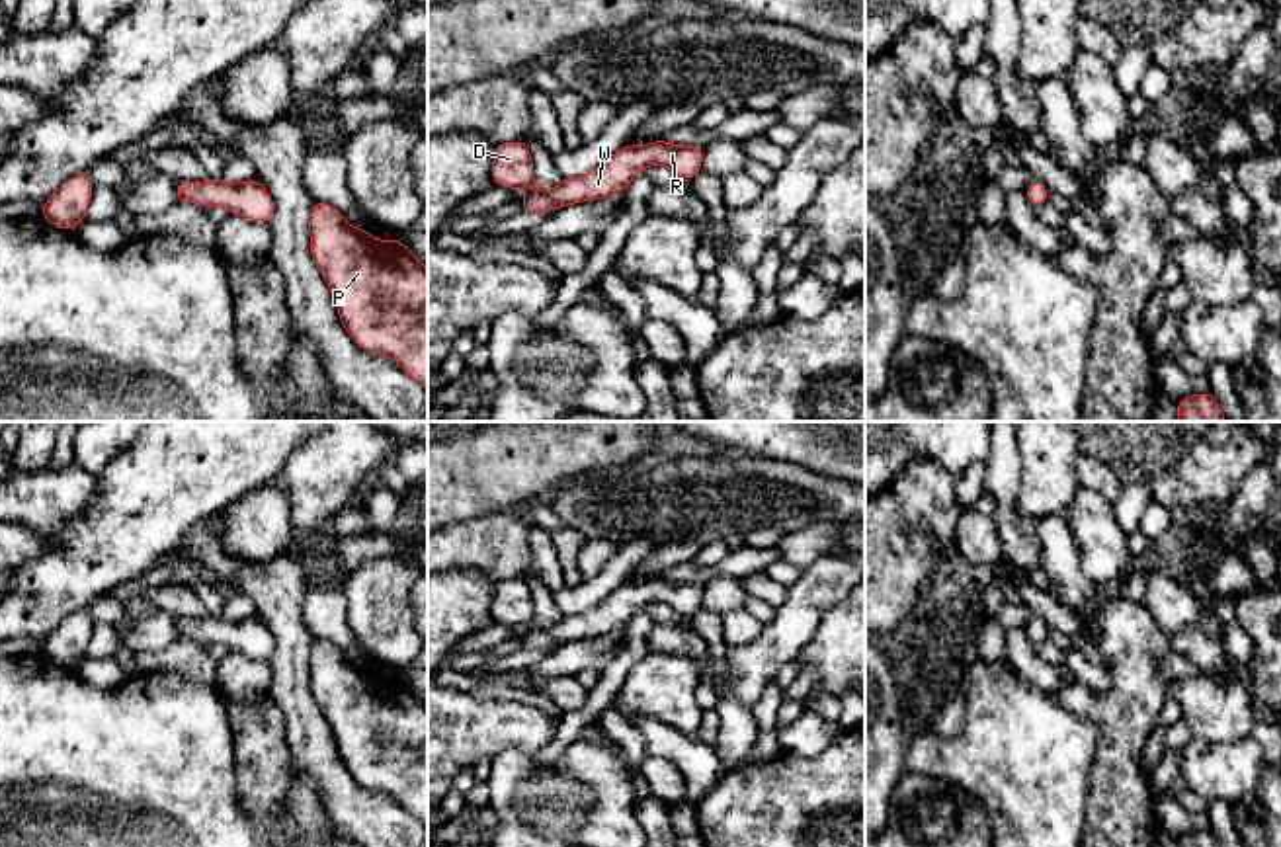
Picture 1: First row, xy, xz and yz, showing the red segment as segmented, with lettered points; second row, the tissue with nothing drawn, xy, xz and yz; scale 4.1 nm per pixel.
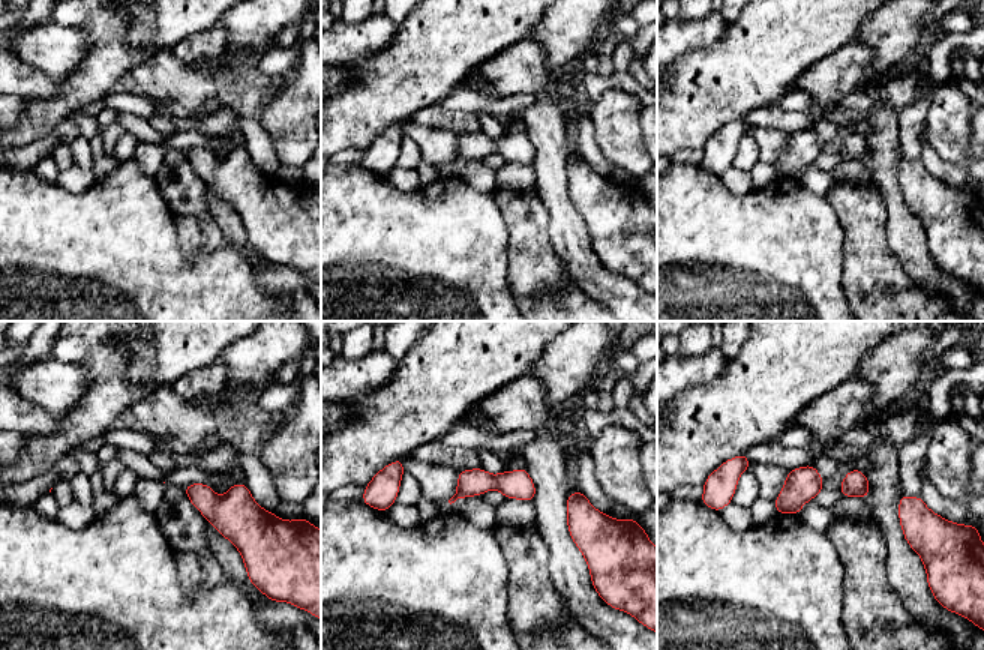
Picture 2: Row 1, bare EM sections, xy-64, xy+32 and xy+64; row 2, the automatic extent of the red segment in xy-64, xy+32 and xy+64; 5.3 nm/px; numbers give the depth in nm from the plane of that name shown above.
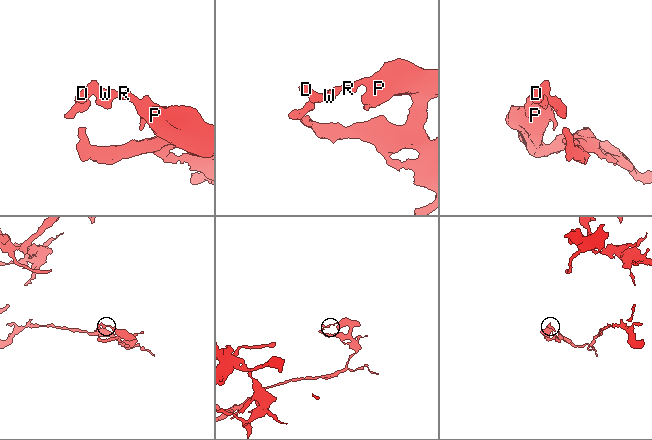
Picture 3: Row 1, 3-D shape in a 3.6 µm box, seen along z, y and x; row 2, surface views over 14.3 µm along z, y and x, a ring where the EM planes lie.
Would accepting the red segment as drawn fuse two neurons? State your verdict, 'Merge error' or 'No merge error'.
No merge error

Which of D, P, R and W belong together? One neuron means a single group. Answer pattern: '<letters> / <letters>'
D P R W

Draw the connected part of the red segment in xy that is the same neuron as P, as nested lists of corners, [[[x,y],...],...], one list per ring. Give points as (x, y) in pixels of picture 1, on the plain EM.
[[[324,638],[309,656],[310,693],[328,720],[340,757],[363,786],[393,796],[428,826],[428,705],[396,675],[375,677]]]

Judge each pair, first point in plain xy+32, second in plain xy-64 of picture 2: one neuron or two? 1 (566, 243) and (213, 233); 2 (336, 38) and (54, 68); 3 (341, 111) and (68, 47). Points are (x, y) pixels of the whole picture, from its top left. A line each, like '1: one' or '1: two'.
1: two
2: one
3: two

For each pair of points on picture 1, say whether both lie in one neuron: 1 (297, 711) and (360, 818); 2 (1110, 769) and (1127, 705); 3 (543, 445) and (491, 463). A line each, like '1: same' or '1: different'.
1: same
2: same
3: same

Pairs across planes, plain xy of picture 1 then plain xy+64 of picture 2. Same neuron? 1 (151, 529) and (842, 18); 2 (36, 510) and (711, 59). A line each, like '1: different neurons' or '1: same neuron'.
1: same neuron
2: different neurons

